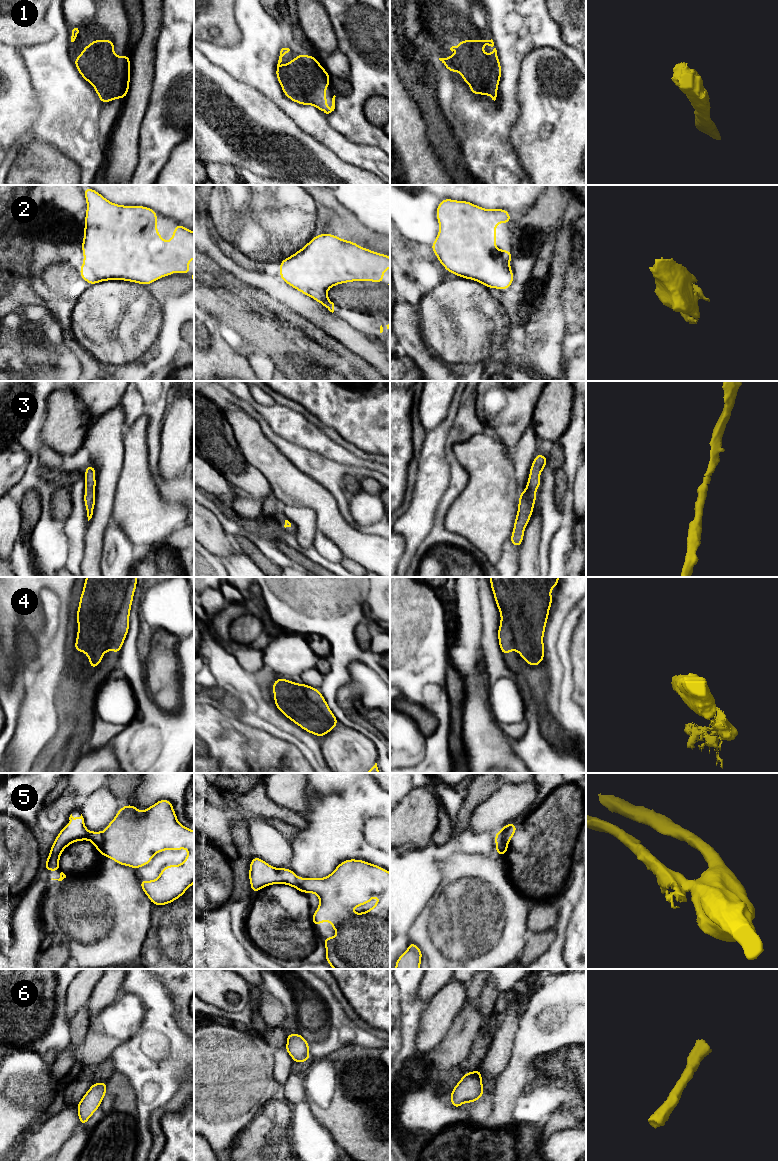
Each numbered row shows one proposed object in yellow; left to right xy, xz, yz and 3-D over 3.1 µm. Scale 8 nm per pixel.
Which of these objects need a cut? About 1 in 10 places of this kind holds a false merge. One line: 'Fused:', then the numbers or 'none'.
Fused: 5

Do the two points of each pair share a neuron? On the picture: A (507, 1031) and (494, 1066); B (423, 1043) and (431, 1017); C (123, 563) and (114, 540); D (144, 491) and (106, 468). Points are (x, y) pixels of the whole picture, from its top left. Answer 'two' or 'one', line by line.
A: one
B: one
C: one
D: two

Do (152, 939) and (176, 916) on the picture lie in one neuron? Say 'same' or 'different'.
same

